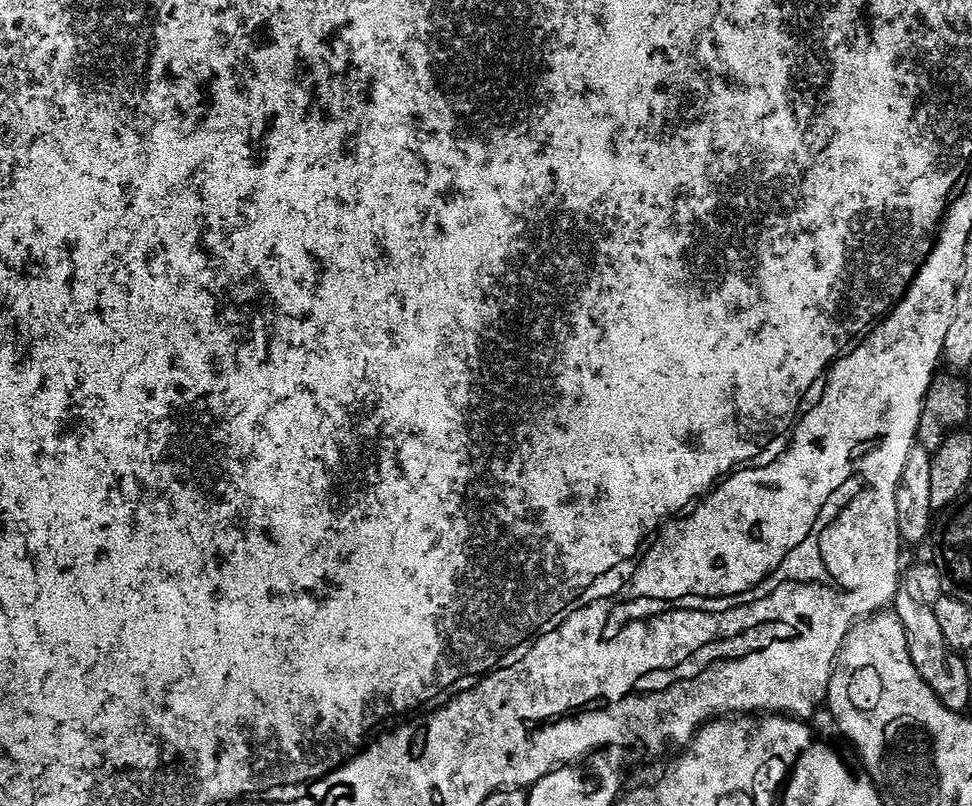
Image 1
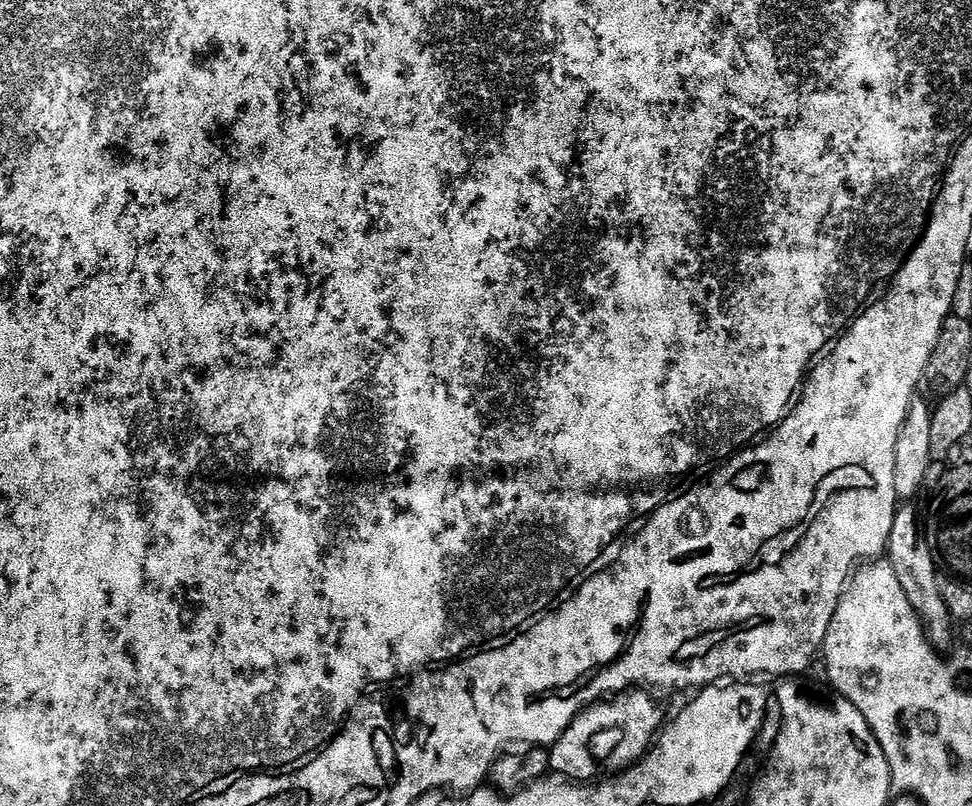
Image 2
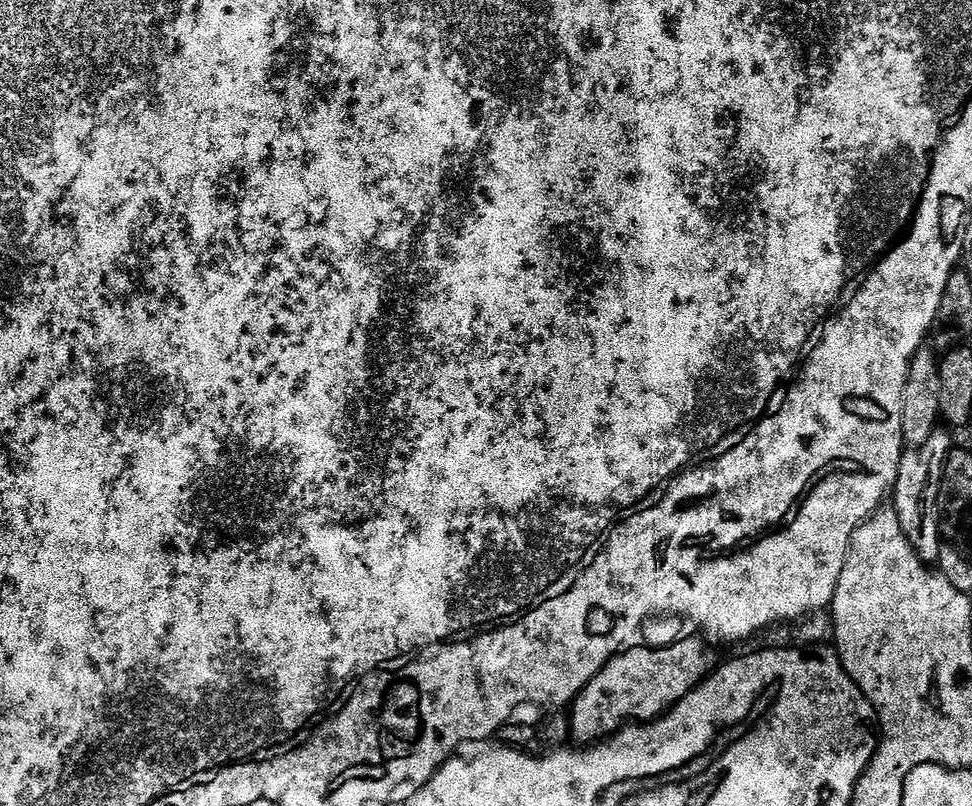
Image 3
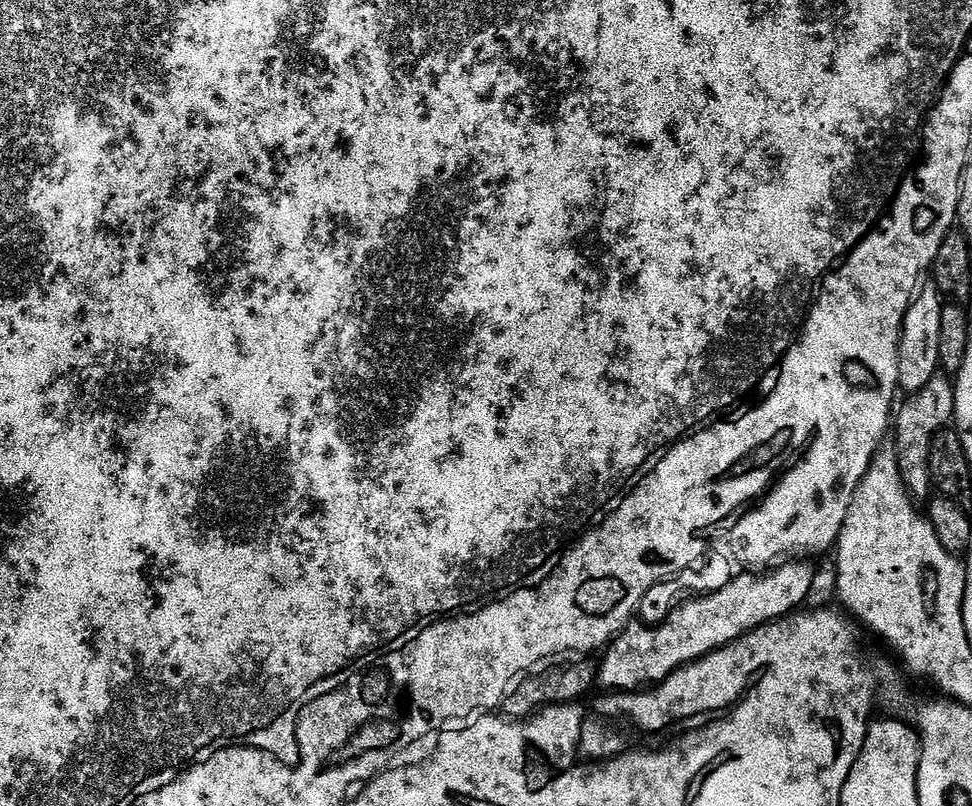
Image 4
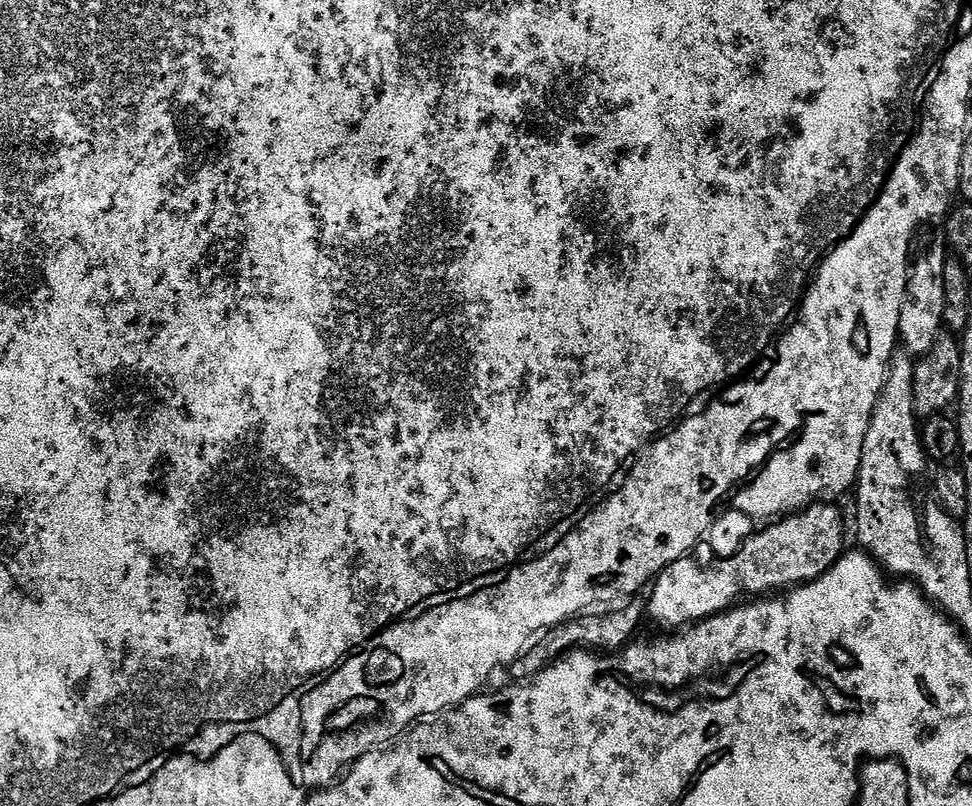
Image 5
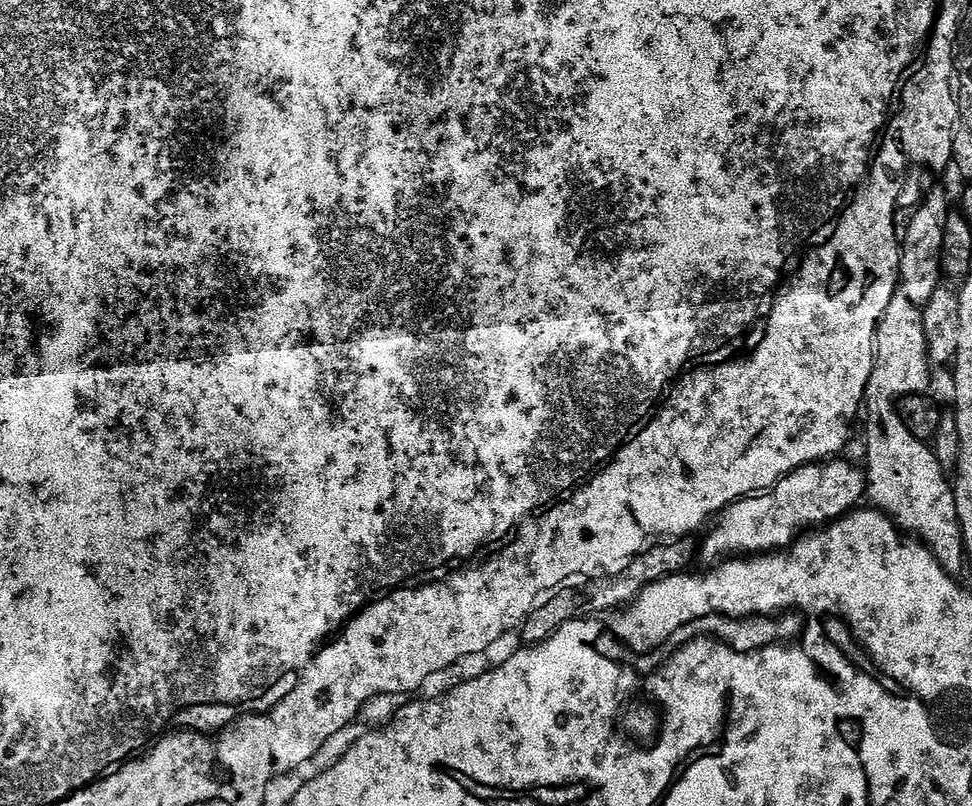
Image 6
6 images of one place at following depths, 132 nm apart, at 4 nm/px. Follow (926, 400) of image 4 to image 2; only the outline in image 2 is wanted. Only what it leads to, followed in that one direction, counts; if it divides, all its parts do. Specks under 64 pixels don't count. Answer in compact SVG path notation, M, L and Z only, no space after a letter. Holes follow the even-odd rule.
M900 506L896 509L894 526L888 539L886 558L894 568L894 574L906 593L907 601L910 602L915 612L924 622L925 632L929 637L942 638L952 630L948 618L947 601L942 599L938 591L937 578L940 575L938 560L931 550L926 535L925 525L922 523L922 516L915 512L912 506Z

